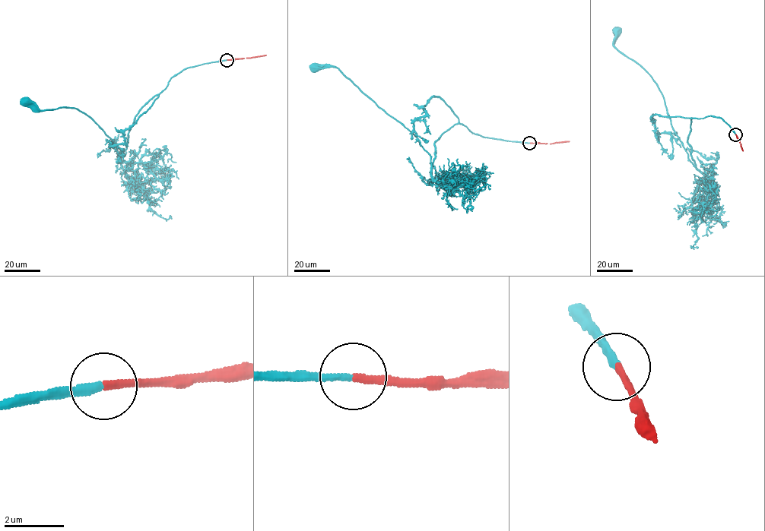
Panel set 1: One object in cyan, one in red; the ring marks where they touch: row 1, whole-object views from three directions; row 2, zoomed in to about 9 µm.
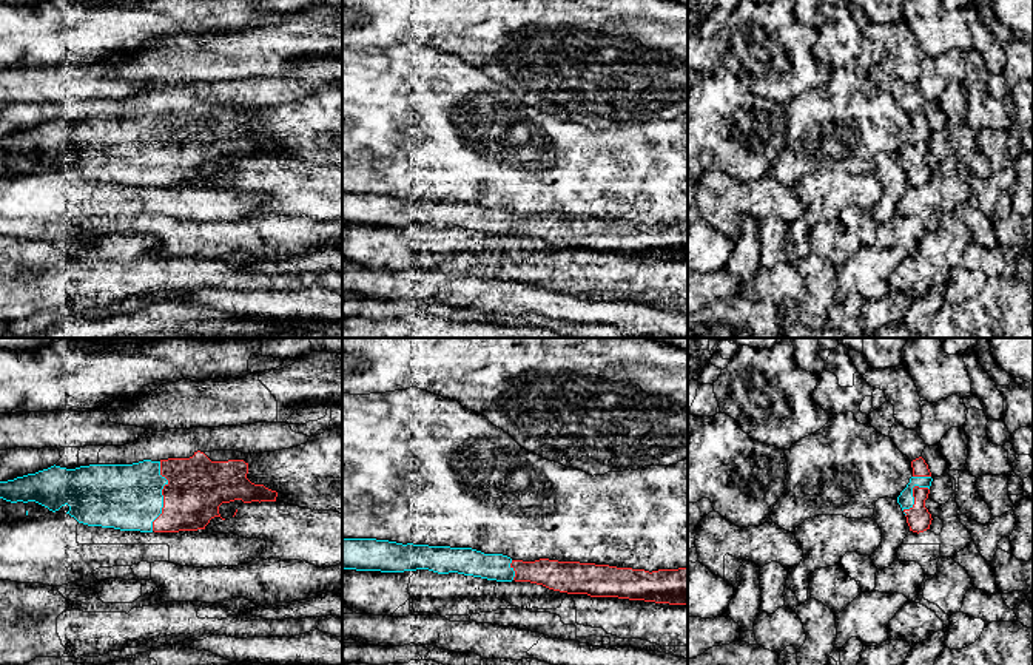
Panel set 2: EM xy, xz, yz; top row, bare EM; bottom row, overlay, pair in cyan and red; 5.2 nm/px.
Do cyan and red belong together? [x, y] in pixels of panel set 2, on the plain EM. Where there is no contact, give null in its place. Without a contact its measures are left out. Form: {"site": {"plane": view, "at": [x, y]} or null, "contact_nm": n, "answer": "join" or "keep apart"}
{"site": {"plane": "xy", "at": [162, 150]}, "contact_nm": 360, "answer": "join"}

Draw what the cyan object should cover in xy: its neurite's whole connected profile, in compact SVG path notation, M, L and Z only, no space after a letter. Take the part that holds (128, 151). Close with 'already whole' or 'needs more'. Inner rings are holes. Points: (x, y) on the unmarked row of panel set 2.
M197 105L190 113L168 113L160 116L143 114L133 119L89 119L76 123L51 120L35 128L0 136L0 153L17 156L35 156L56 167L68 159L71 171L88 181L114 182L120 185L140 187L179 187L205 184L211 173L220 171L219 160L234 154L276 156L278 147L254 139L247 133L248 117L244 114L211 116L204 106Z; needs more

